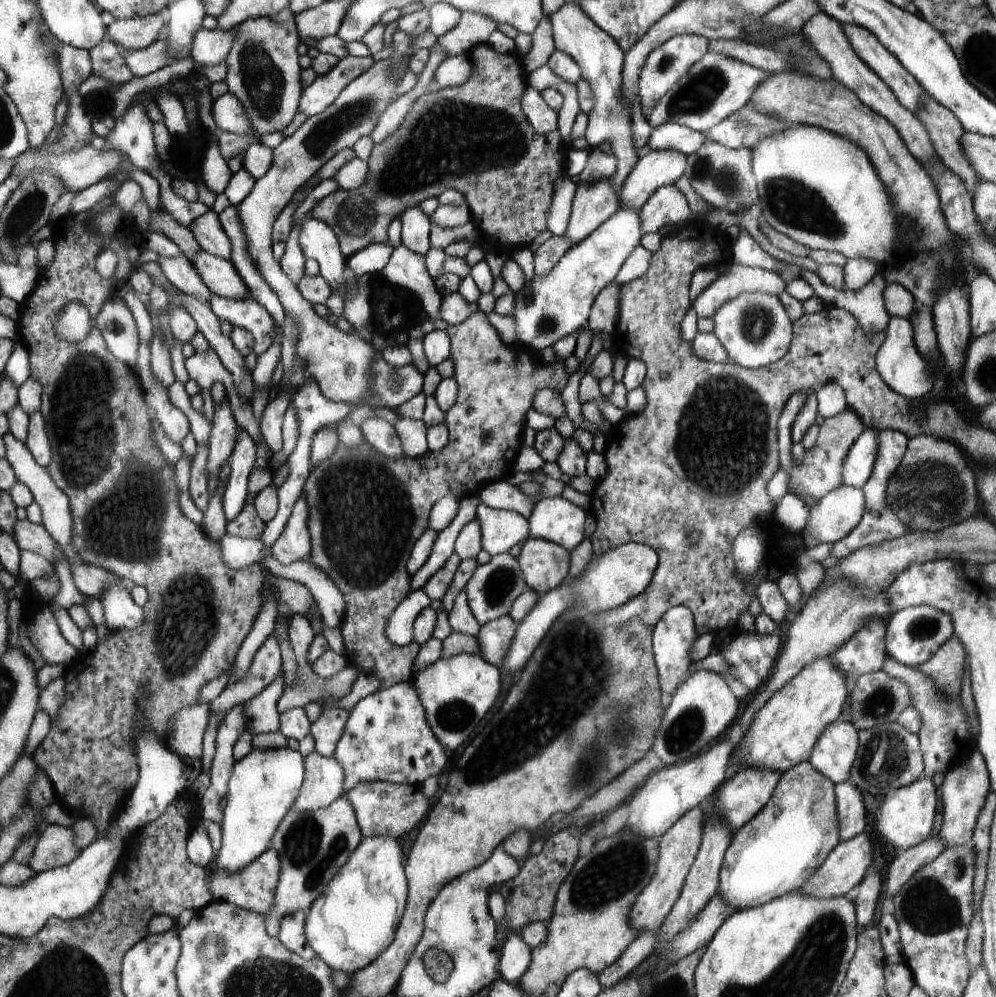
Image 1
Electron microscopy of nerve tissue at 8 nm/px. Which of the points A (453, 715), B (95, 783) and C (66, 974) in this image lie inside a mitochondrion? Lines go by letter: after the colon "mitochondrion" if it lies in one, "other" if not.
A: mitochondrion
B: other
C: mitochondrion

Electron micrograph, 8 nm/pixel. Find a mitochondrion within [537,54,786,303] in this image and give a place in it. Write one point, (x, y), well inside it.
(696, 95)

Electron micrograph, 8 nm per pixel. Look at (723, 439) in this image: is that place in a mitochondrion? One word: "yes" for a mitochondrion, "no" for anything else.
yes

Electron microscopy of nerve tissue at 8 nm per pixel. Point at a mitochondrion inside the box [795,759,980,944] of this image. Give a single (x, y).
(928, 909)

